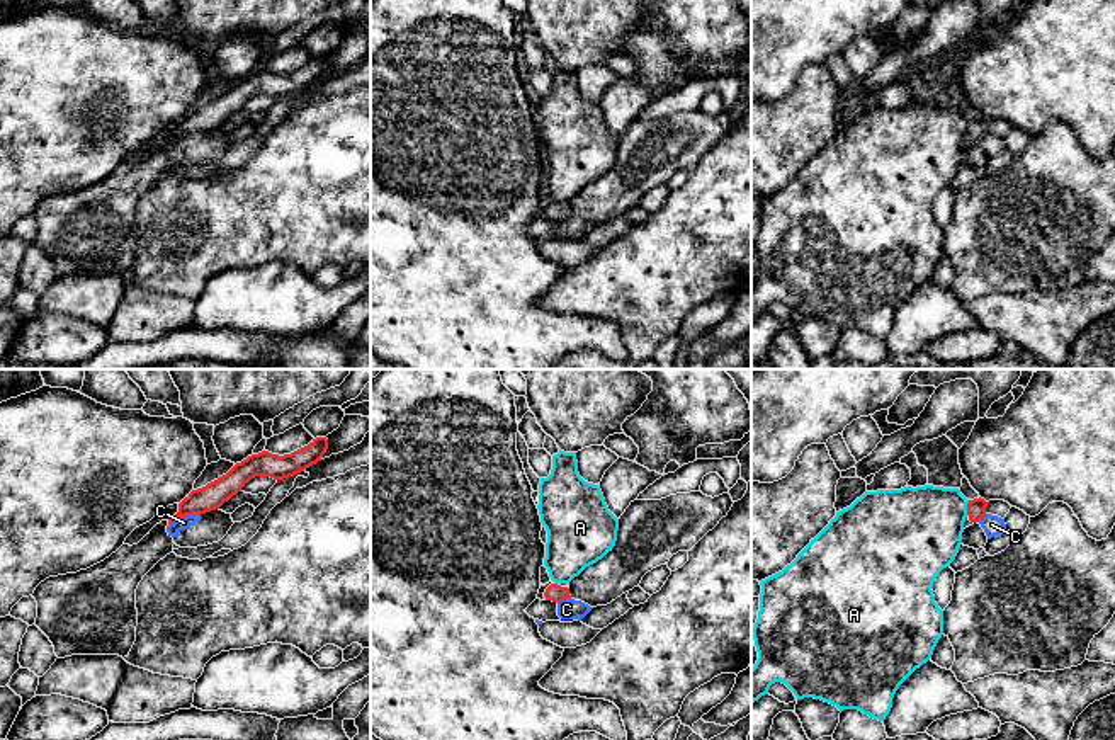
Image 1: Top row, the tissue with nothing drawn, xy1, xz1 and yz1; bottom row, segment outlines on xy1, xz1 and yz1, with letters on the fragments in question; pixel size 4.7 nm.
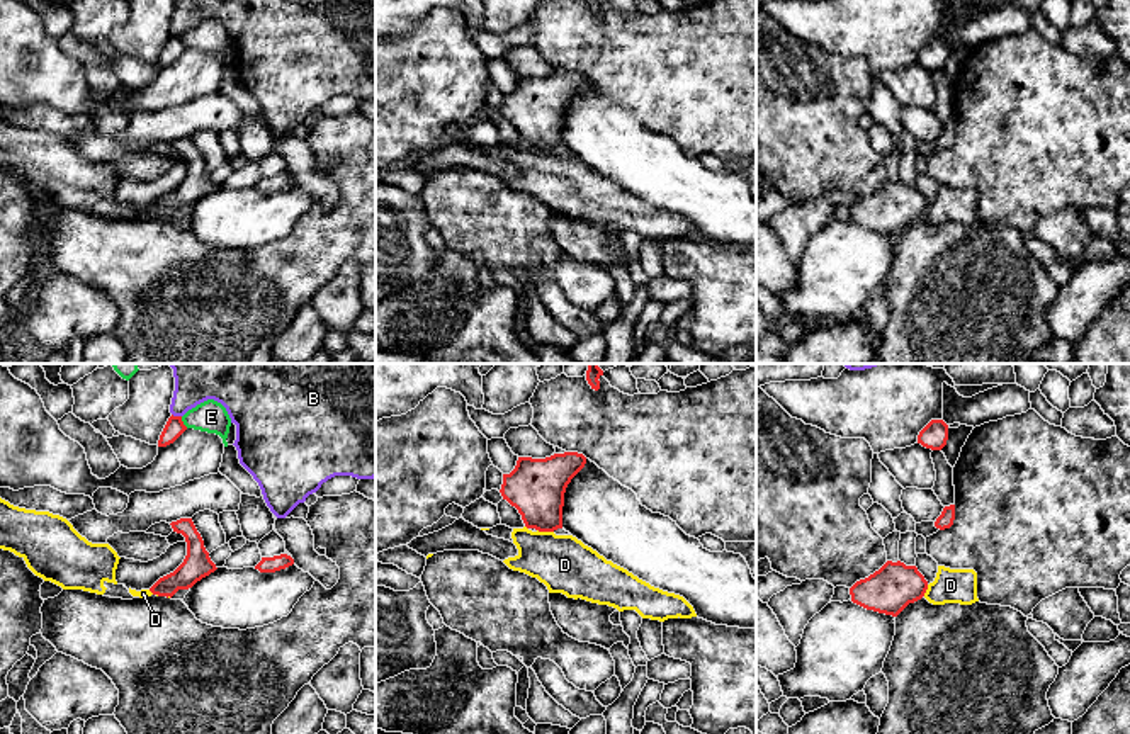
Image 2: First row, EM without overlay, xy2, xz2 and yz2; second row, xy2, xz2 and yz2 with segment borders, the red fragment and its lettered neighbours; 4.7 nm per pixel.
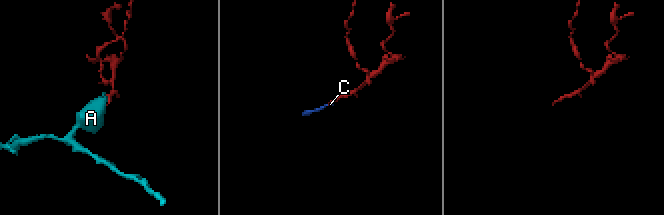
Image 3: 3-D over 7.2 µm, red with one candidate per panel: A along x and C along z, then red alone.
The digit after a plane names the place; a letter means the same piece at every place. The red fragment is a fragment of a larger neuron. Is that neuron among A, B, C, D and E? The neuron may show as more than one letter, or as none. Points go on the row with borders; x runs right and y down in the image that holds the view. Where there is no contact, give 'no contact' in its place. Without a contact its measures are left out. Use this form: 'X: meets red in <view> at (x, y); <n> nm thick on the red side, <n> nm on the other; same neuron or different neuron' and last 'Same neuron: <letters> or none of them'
A: meets red in yz1 at (967, 507); 100 nm thick on the red side, 400 nm on the other; different neuron
B: meets red in xy2 at (177, 417); 90 nm thick on the red side, 280 nm on the other; different neuron
C: meets red in xy1 at (182, 516); 120 nm thick on the red side, 60 nm on the other; different neuron
D: meets red in xz2 at (546, 530); 280 nm thick on the red side, 280 nm on the other; different neuron
E: meets red in xy2 at (182, 422); 90 nm thick on the red side, 150 nm on the other; different neuron
Same neuron: none of them

